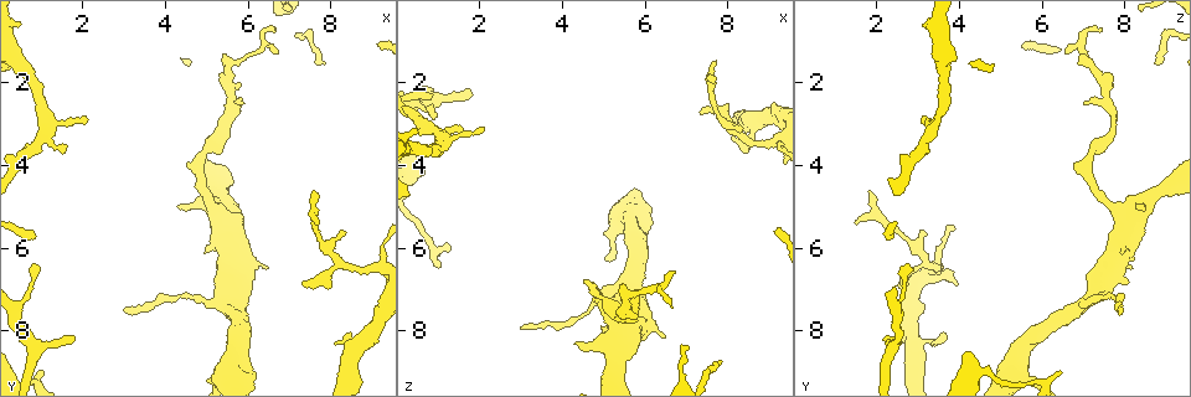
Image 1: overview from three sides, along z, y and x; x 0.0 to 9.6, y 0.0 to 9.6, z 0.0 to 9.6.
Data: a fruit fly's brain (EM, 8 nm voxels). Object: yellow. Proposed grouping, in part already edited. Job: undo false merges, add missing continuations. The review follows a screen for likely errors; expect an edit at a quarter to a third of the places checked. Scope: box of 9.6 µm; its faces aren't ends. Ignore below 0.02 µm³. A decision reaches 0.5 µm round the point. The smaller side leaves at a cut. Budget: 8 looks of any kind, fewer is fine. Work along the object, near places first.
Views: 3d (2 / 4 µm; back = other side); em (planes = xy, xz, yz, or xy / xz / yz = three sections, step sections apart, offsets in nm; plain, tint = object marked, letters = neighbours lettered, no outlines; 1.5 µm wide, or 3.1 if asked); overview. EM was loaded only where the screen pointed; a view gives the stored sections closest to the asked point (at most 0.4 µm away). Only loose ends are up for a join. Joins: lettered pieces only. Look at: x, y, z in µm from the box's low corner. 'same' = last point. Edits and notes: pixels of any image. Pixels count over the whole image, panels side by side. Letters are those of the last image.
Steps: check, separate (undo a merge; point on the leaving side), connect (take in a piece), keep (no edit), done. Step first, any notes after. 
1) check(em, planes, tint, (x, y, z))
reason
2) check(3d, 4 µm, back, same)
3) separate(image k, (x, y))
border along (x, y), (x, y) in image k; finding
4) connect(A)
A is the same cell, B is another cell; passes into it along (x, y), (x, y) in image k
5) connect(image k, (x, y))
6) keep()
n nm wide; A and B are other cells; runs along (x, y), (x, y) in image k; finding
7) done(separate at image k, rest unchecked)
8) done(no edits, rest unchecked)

check(em, planes, tint, (5.05, 3.65, 7.25))
sharp bend

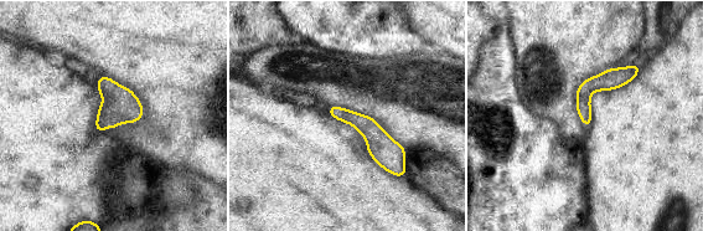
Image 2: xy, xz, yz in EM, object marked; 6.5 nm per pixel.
check(em, planes, letters, same)

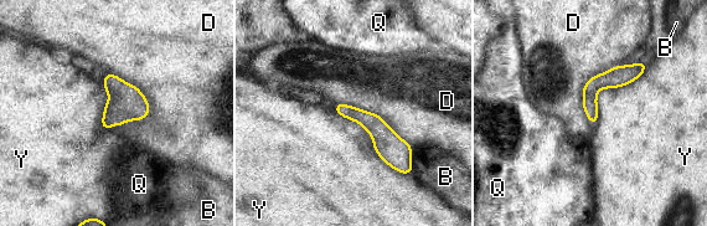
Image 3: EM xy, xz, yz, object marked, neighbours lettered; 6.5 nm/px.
keep()
Y touches over 650 nm; B, D, Q and Y are other cells; runs along (337, 108), (365, 118), (407, 164) in image 3; all the same cell

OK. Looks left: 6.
check(em, xz, step 4, tint, (4.95, 6.10, 7.85))
an open end

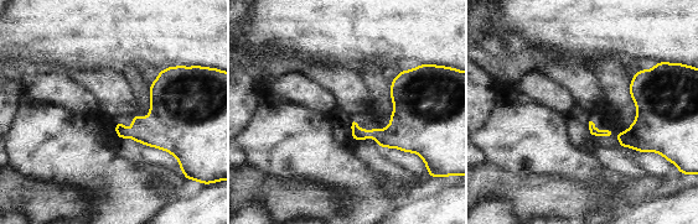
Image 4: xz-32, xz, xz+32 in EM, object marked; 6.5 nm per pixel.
check(em, xz, step 4, letters, same)

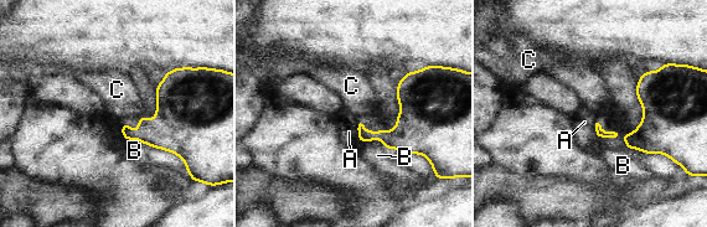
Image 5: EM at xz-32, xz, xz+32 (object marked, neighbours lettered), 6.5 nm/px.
keep()
B touches over 140 nm; A, B and C are other cells; runs along (417, 77), (413, 117), (395, 135), (362, 138) in image 5; no lettered piece goes on from it

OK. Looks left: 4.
check(em, yz, step 4, letters, (8.35, 5.65, 3.20))

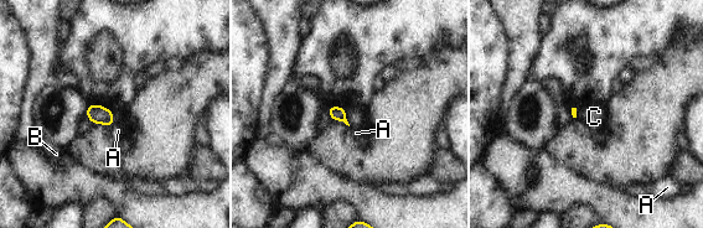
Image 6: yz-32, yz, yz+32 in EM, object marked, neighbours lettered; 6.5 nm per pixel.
keep()
A, B and C are other cells; border along (345, 109), (345, 117), (350, 125) in image 6; no lettered piece goes on from it

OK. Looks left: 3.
done(no edits, rest unchecked)

